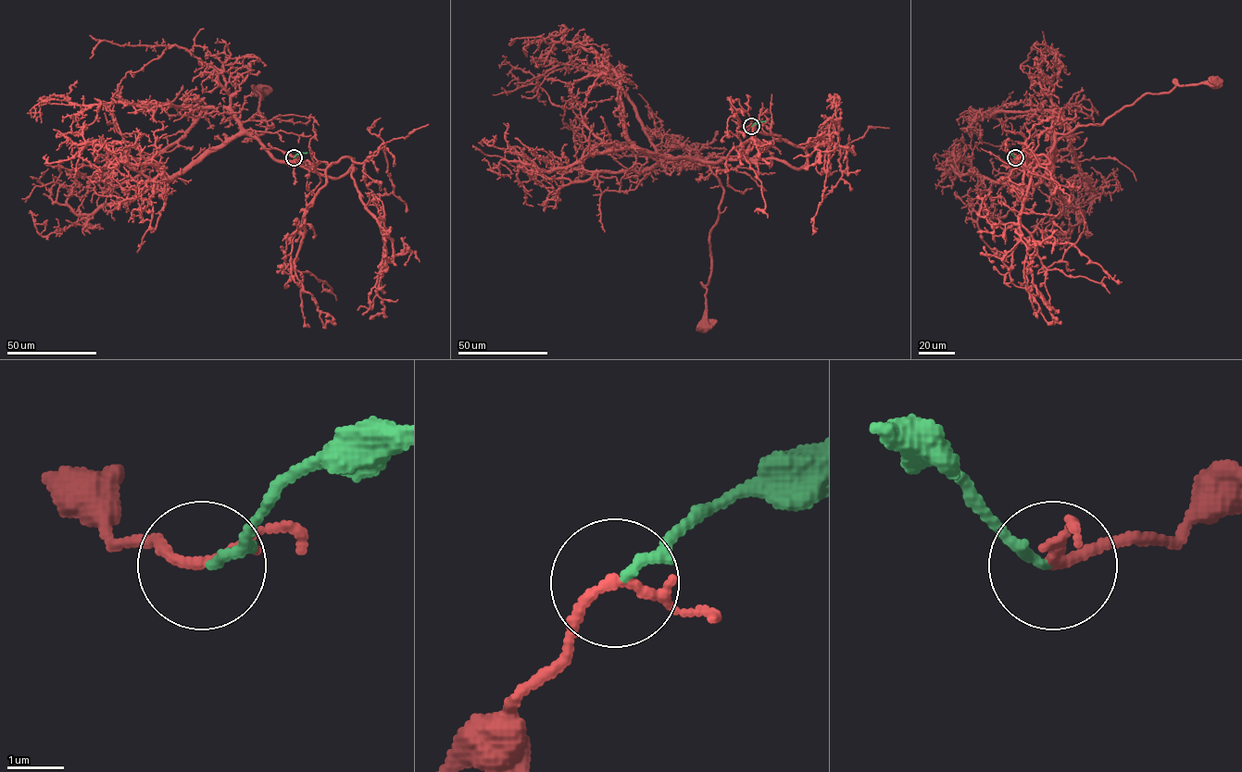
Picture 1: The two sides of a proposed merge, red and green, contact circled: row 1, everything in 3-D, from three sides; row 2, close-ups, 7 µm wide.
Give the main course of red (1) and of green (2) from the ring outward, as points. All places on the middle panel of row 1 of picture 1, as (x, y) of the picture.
1: (751, 126), (749, 133), (769, 144), (748, 160), (707, 163), (723, 197), (709, 235), (703, 324)
2: (751, 126), (765, 120)

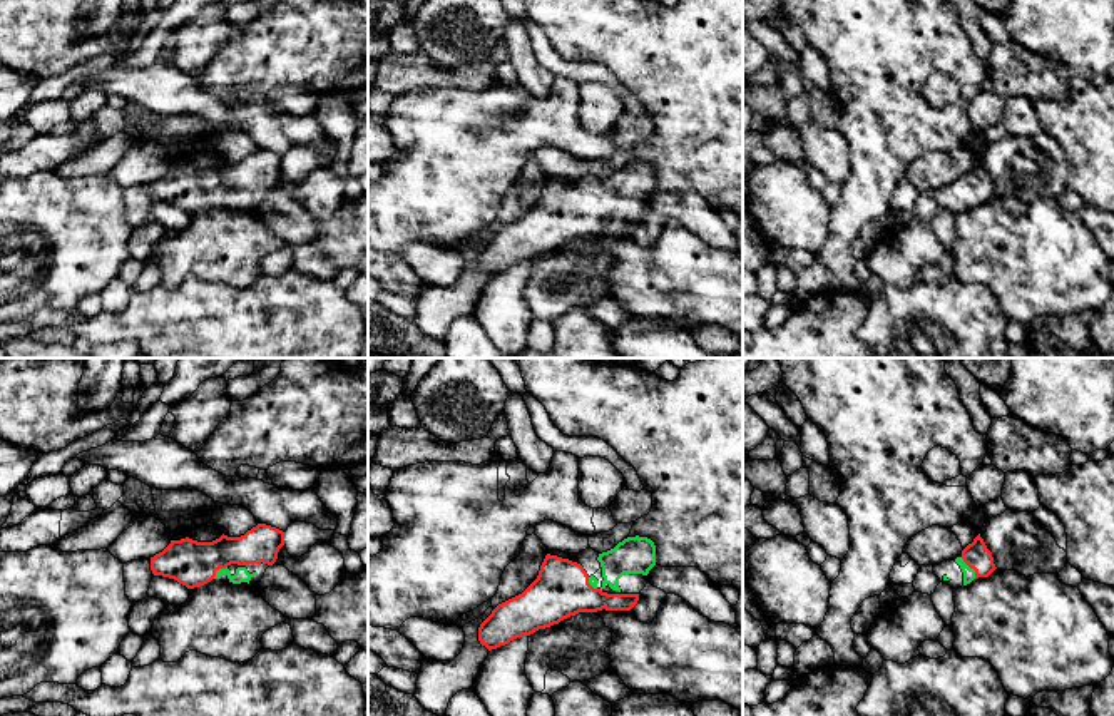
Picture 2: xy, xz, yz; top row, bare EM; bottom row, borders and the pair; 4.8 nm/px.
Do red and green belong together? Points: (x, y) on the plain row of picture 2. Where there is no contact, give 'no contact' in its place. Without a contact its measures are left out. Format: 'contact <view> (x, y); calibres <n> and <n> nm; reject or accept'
contact yz (970, 193); calibres 120 and 60 nm; accept

